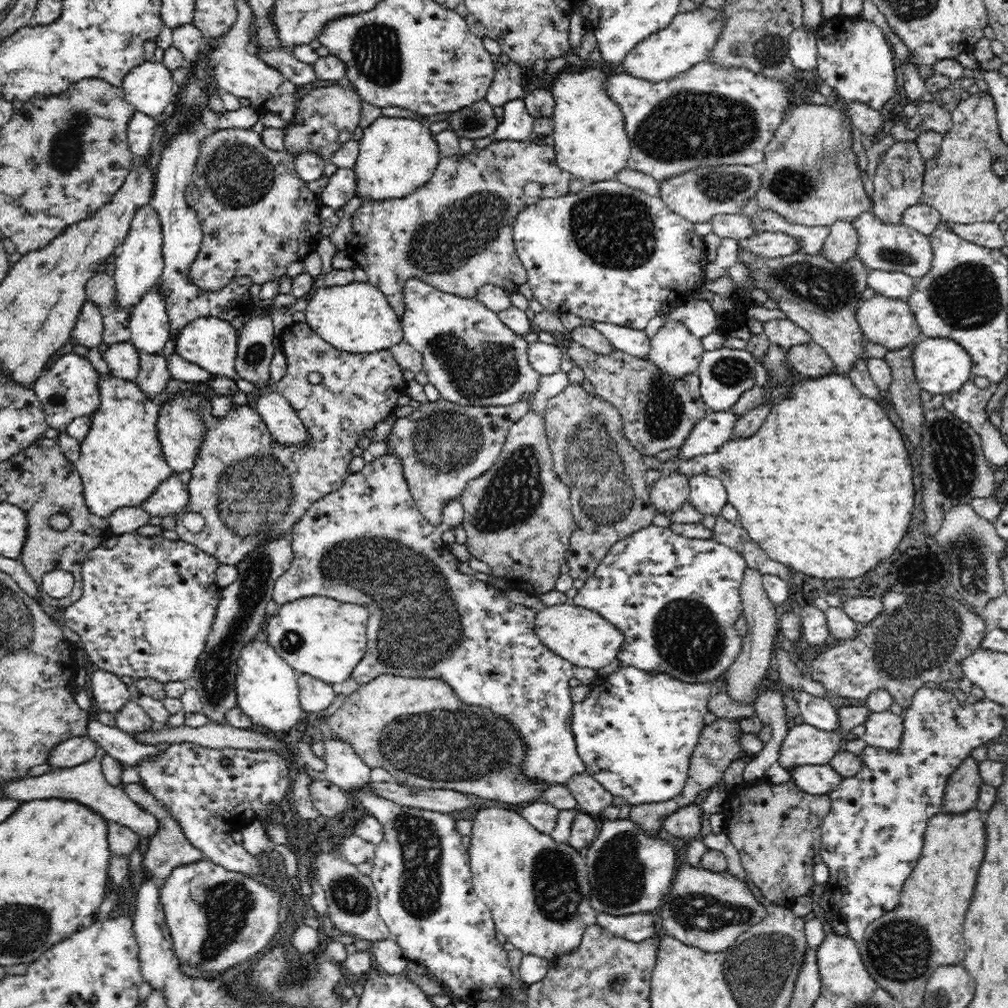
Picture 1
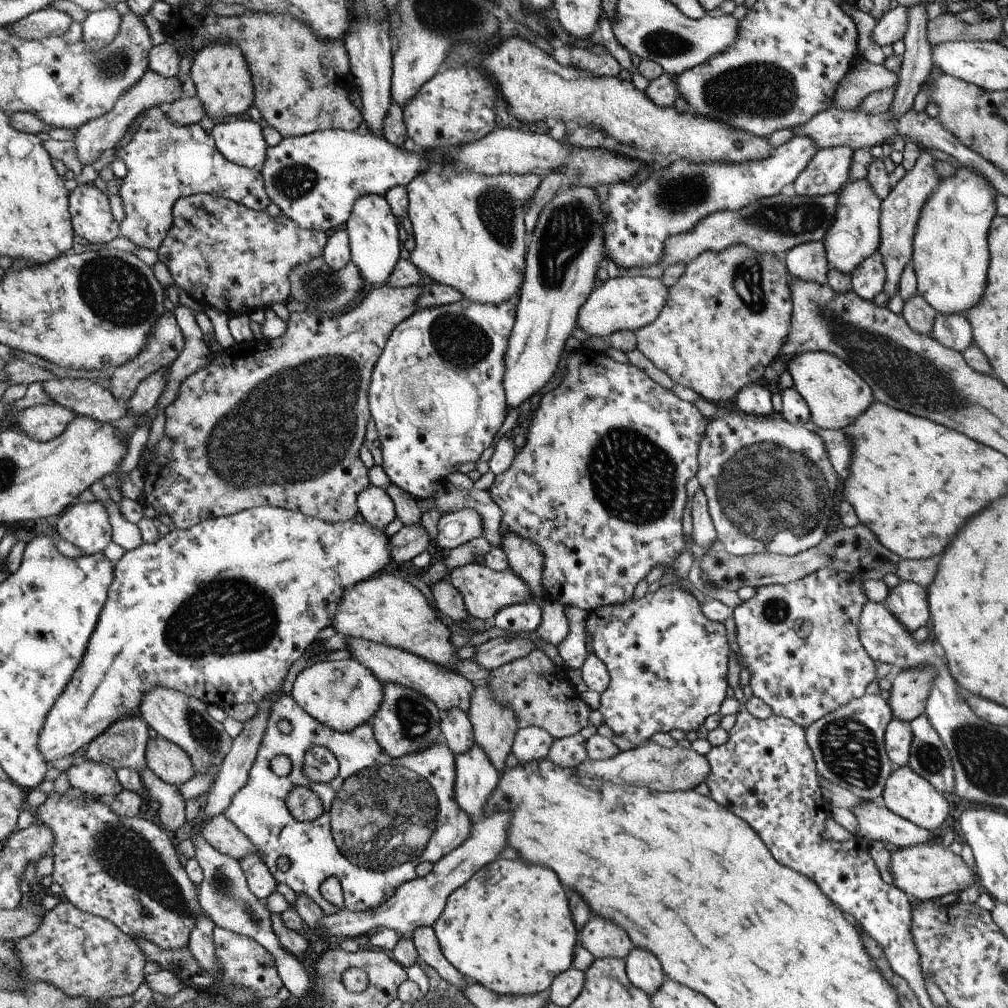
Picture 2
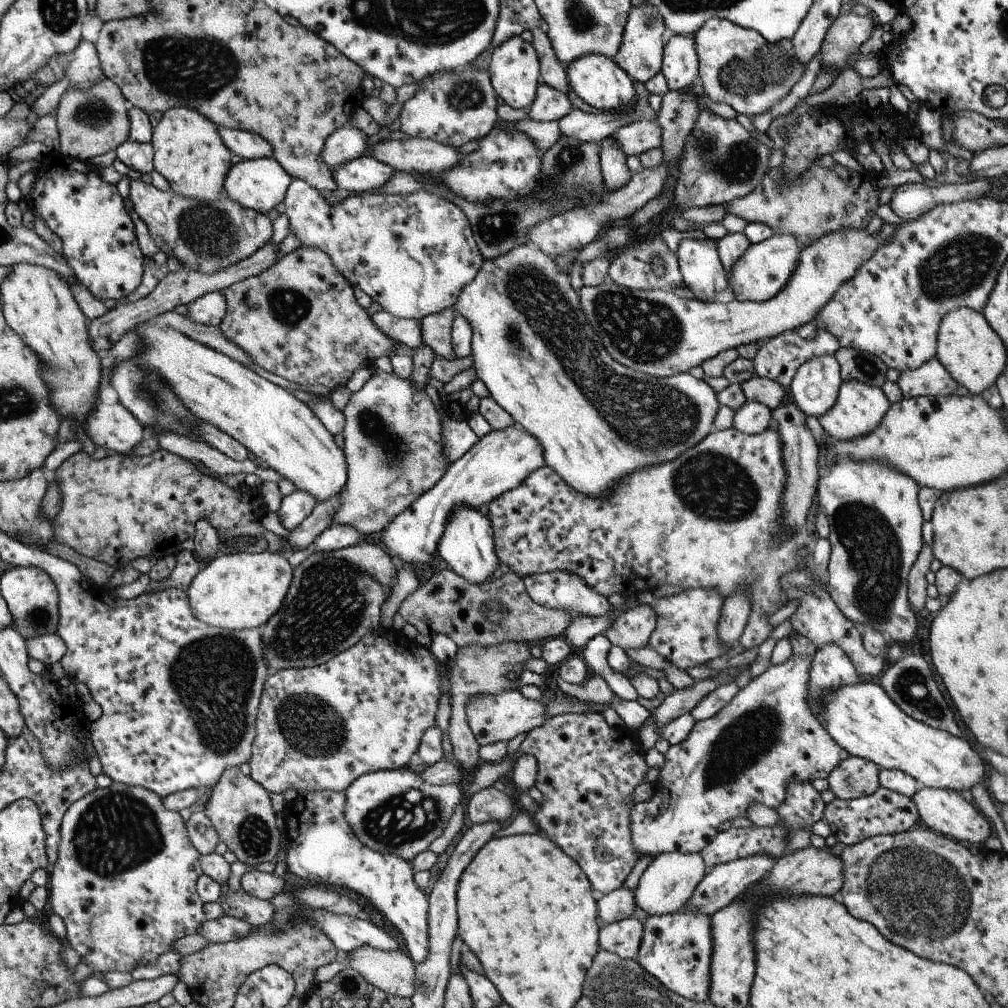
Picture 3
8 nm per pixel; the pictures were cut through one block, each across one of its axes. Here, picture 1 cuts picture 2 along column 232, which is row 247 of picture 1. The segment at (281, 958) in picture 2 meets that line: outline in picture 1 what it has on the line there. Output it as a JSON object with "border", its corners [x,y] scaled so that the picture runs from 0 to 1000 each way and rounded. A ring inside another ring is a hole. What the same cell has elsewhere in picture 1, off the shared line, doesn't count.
{"border":[[[865,207],[851,214],[845,221],[852,233],[849,254],[862,268],[897,270],[907,277],[917,275],[917,272],[923,269],[926,247],[921,235],[895,220],[893,222],[875,220],[866,212]]]}

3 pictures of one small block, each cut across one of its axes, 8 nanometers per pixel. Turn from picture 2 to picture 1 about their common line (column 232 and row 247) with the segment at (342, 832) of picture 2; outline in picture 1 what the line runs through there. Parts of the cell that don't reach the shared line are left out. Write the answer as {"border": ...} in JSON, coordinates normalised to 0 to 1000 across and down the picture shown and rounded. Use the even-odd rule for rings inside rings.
{"border":[[[752,208],[746,215],[749,230],[761,228],[784,231],[795,238],[795,248],[792,251],[800,253],[815,253],[816,245],[822,234],[820,224],[800,224],[784,221],[776,213],[761,208]]]}

